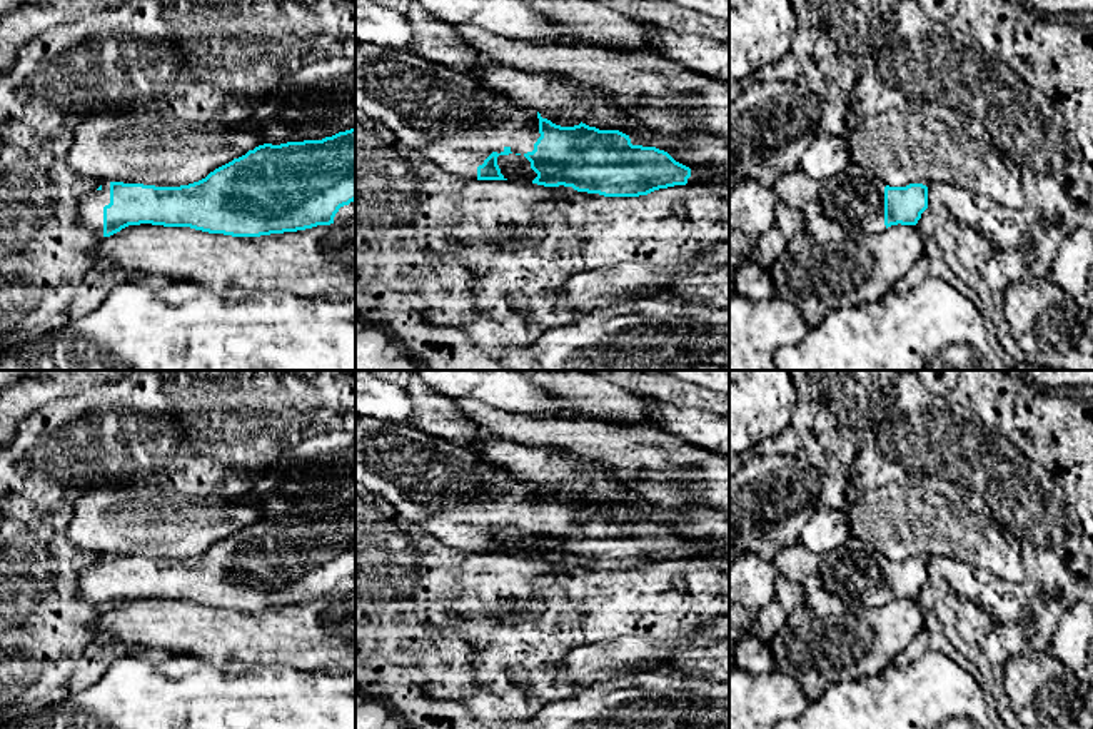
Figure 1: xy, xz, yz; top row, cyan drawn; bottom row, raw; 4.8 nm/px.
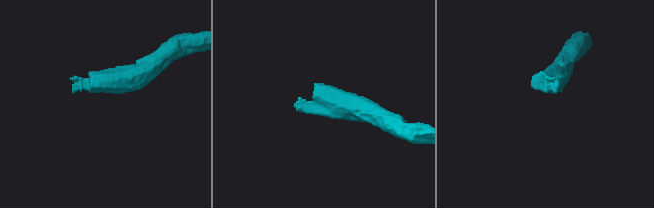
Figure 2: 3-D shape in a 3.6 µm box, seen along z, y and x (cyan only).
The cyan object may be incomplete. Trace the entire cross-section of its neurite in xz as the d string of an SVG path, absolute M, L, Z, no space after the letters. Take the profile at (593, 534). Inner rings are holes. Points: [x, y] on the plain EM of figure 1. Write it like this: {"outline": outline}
{"outline": "M355 417L355 482L362 484L419 529L447 547L464 554L507 554L497 539L499 529L524 529L537 547L532 557L544 561L572 561L577 566L604 571L639 571L659 562L686 559L691 542L676 535L656 520L632 519L629 509L619 504L599 504L586 497L561 500L542 492L536 482L517 480L509 470L487 464L466 442L446 440L422 432L411 424Z"}

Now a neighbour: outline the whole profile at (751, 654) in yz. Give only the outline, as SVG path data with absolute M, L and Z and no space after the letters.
M748 632L733 647L729 647L729 672L734 667L749 674L766 674L774 671L769 644L763 642L753 632Z

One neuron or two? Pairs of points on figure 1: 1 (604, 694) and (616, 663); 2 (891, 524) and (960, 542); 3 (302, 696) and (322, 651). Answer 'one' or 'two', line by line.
1: two
2: one
3: two

